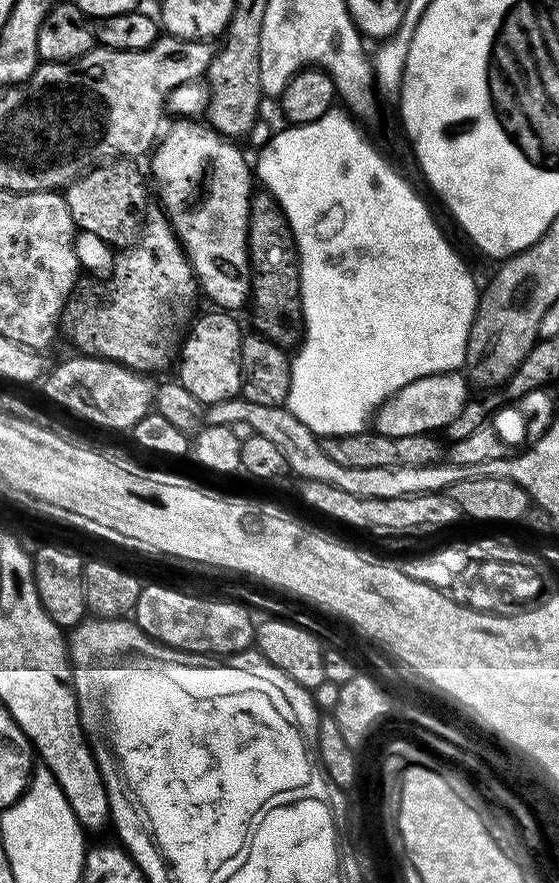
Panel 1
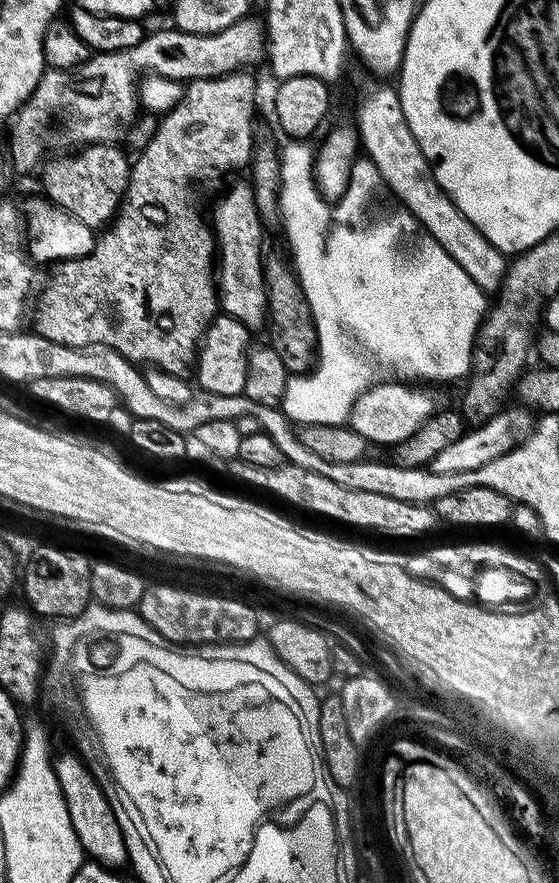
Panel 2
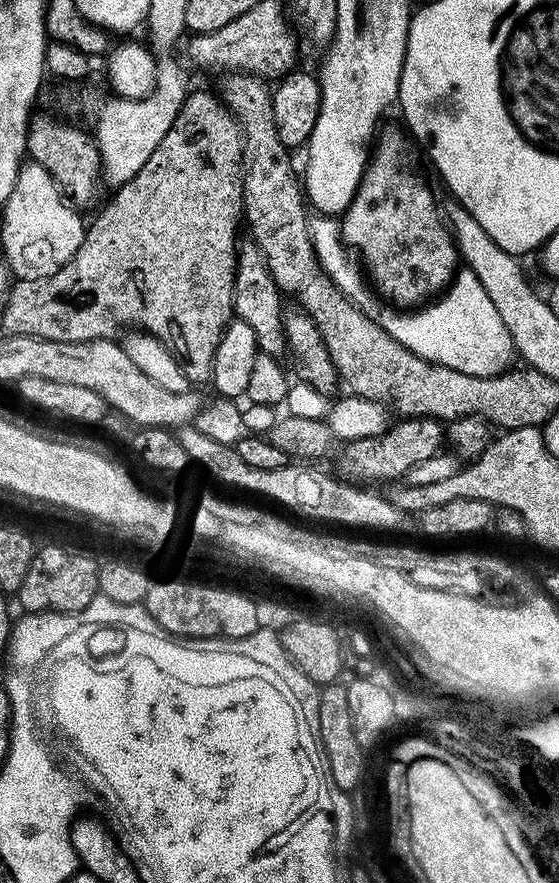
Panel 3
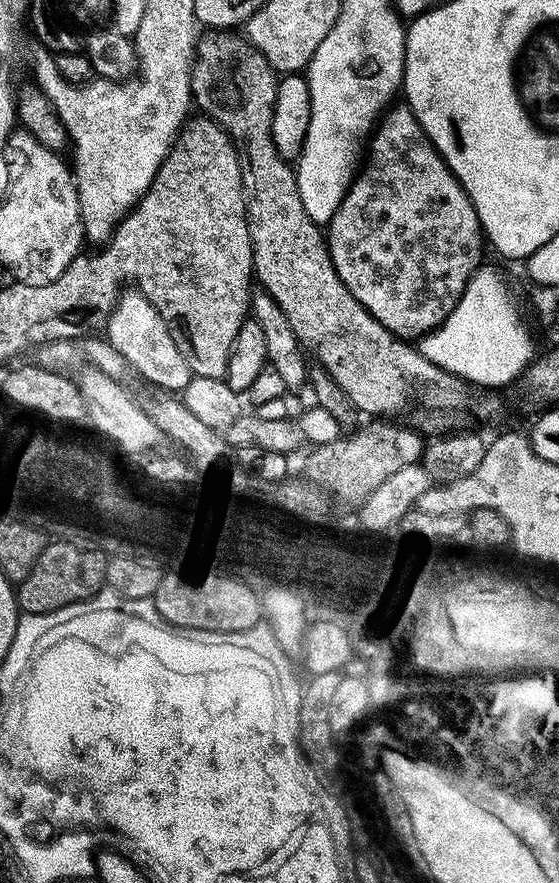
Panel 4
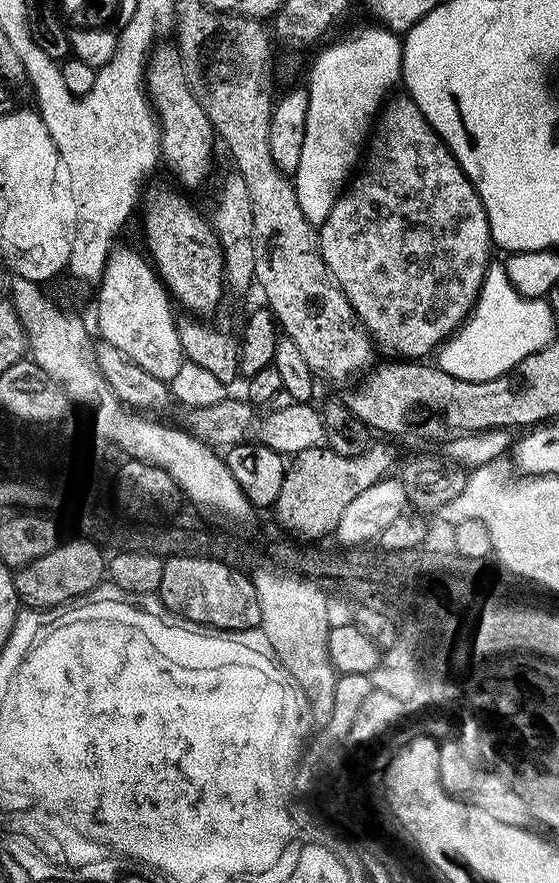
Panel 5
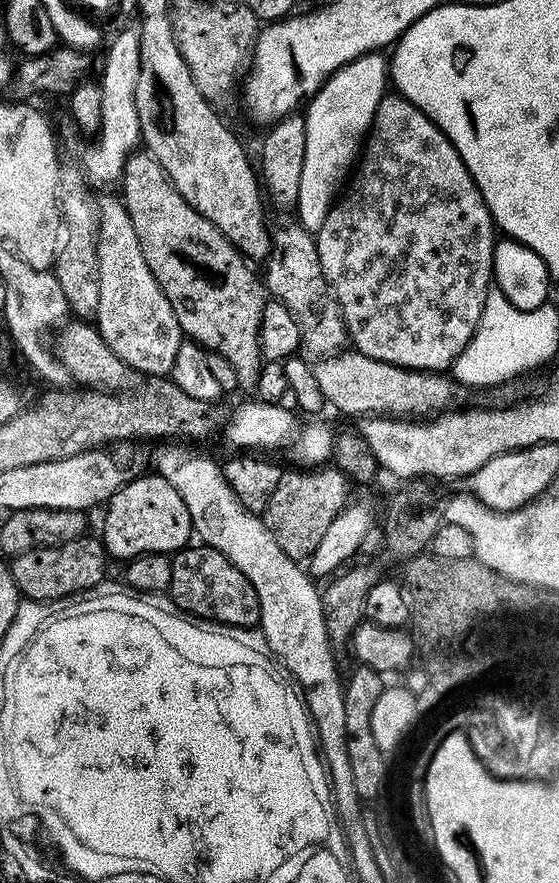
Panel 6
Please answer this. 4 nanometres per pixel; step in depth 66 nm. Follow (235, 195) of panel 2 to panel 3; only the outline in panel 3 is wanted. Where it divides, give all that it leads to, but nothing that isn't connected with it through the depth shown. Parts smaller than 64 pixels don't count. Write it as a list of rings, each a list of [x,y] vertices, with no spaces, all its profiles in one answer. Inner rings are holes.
[[[251,242],[241,243],[236,254],[236,277],[234,278],[234,302],[232,310],[235,319],[247,322],[254,329],[254,338],[260,352],[280,358],[286,352],[284,337],[284,304],[282,293],[264,261],[259,246]]]

